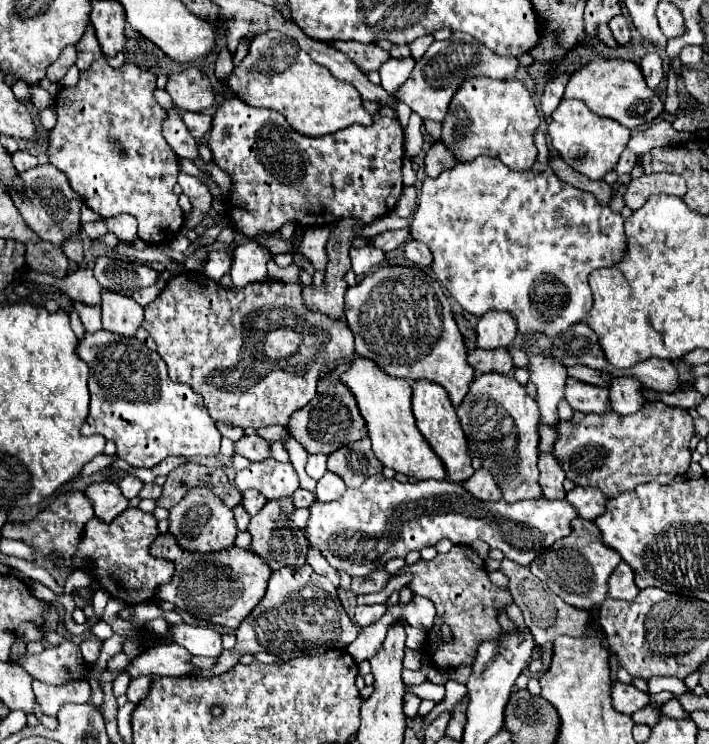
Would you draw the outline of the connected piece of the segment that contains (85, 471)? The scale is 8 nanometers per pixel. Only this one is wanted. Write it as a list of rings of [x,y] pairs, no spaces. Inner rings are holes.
[[[100,454],[96,457],[94,457],[84,468],[82,469],[82,472],[78,475],[81,476],[89,476],[92,475],[95,472],[102,471],[106,468],[108,468],[114,460],[117,459],[117,456],[107,456],[105,454]]]

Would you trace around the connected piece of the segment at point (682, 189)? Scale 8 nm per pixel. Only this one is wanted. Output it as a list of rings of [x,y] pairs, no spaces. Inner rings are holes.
[[[642,174],[640,178],[632,180],[628,184],[628,190],[624,194],[624,202],[630,210],[638,210],[644,206],[644,202],[652,194],[672,194],[672,196],[684,196],[686,194],[686,182],[682,176],[676,174]]]

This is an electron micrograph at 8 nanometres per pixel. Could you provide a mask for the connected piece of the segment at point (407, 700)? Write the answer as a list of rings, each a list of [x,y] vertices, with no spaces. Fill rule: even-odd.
[[[406,694],[404,696],[404,714],[408,716],[408,720],[416,720],[418,718],[418,706],[420,706],[420,698],[414,694]]]

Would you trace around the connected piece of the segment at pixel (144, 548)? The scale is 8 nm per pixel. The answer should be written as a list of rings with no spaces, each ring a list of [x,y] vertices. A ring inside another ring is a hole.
[[[128,508],[110,524],[100,522],[96,516],[88,520],[70,566],[66,566],[64,558],[60,558],[56,552],[50,554],[50,560],[64,574],[86,570],[100,584],[100,588],[104,588],[116,600],[122,600],[126,604],[144,604],[152,602],[156,598],[156,588],[170,582],[174,574],[170,560],[158,560],[148,554],[148,546],[156,536],[158,520],[154,514],[142,512],[140,508]]]

